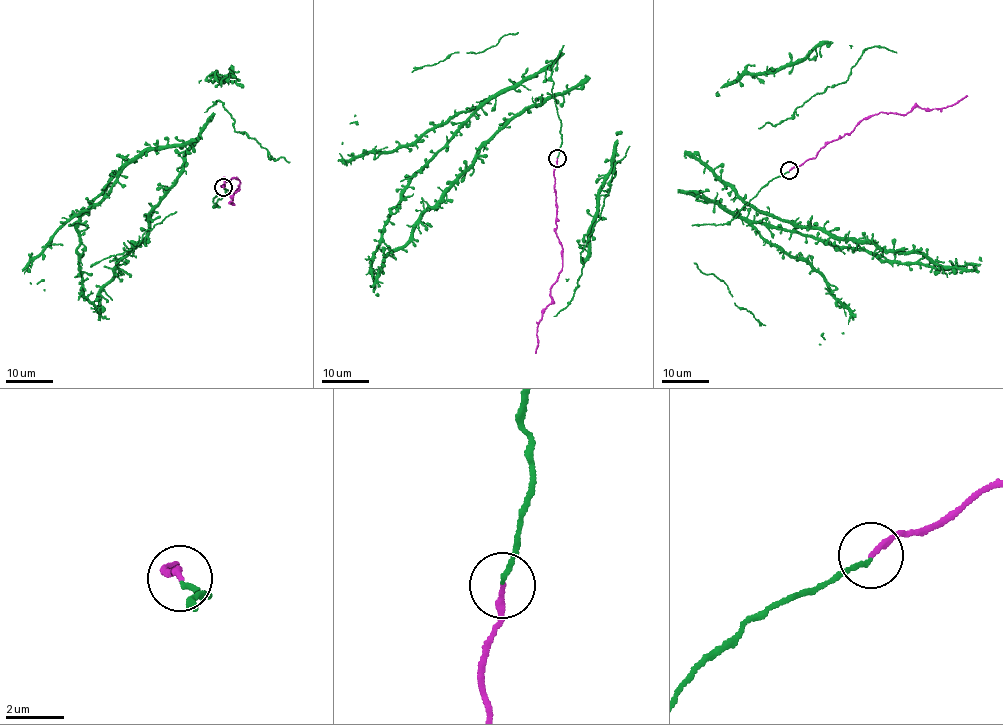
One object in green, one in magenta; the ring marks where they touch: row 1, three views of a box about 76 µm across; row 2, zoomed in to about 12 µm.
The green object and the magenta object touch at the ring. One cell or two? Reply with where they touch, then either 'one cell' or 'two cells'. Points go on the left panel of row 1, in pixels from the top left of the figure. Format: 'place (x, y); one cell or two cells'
place (223, 187); one cell

